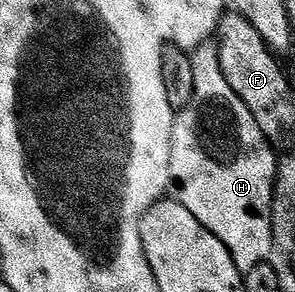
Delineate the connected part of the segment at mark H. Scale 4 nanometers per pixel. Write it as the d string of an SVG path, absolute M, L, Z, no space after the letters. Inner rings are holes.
M221 66L207 68L205 75L207 81L195 88L198 95L209 100L206 106L196 107L199 116L198 127L206 127L209 130L221 129L222 134L208 134L201 128L191 132L189 146L193 146L193 142L200 139L201 166L209 166L209 170L177 170L177 175L171 179L173 185L171 194L179 200L179 204L183 204L183 208L187 208L187 212L191 212L191 216L195 216L195 220L199 220L199 224L206 226L223 243L227 252L231 252L231 260L235 260L235 268L239 268L239 272L245 275L261 262L269 261L272 240L273 183L276 180L279 154L273 151L274 143L263 136L259 124L255 124L255 116L251 116L247 104L243 104L239 96L233 98L235 92L231 84L227 84ZM218 94L221 94L219 99L213 101ZM209 141L213 143L212 148L208 147Z

